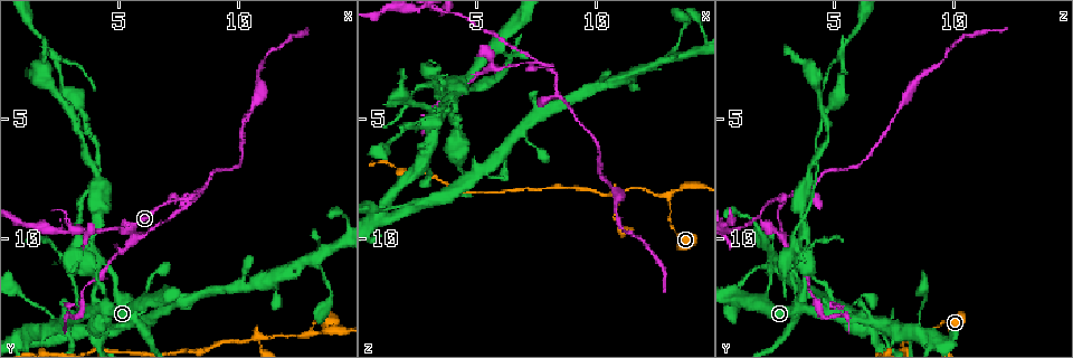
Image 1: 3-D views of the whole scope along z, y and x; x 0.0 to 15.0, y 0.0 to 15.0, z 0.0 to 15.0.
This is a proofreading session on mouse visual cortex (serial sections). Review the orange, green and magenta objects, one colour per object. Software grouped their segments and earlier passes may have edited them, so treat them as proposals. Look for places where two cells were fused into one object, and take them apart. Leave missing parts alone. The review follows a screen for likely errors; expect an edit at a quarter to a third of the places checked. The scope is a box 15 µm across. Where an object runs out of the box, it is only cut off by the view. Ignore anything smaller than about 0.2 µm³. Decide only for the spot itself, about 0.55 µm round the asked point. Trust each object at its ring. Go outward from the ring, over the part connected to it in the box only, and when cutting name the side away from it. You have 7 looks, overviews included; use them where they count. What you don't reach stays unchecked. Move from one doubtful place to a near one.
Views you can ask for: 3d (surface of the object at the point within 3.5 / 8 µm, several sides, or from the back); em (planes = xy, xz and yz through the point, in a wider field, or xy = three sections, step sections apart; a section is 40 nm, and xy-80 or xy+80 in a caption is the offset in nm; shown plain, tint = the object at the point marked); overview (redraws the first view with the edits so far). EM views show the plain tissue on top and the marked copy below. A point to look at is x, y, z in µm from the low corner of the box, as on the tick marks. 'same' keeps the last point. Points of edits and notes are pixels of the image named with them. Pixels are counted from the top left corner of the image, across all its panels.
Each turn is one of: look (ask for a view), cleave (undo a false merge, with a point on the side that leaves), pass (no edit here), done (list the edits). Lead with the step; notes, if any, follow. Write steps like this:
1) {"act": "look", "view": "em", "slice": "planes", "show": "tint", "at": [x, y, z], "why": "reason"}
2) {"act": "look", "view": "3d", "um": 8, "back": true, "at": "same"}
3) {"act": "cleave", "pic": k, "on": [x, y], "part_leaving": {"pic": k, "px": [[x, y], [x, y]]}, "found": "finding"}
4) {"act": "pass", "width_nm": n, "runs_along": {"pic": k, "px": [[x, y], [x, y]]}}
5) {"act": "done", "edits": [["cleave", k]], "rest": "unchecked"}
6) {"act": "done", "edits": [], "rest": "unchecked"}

{"act": "look", "view": "3d", "um": 3.5, "at": [4.5, 13.0, 3.3]}

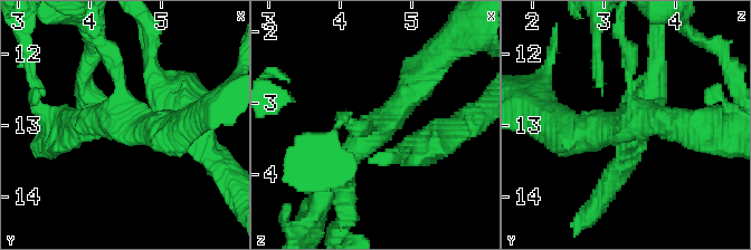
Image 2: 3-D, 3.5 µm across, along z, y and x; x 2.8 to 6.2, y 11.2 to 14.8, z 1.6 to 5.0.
{"act": "look", "view": "em", "slice": "xy", "step": 1, "show": "tint", "at": [4.40, 12.95, 3.40]}

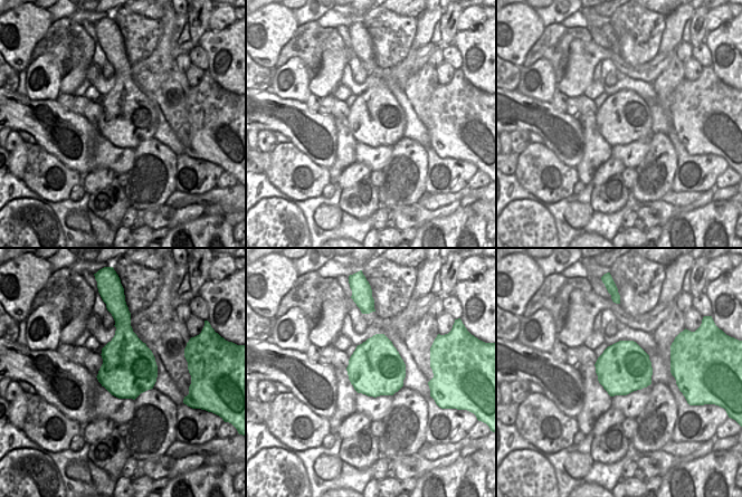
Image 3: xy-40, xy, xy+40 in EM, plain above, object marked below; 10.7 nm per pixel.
{"act": "cleave", "pic": 2, "on": [155, 106], "arm_widths_nm": [150, 350, 400], "found": "two cells meet here"}

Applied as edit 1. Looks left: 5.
{"act": "look", "view": "overview"}

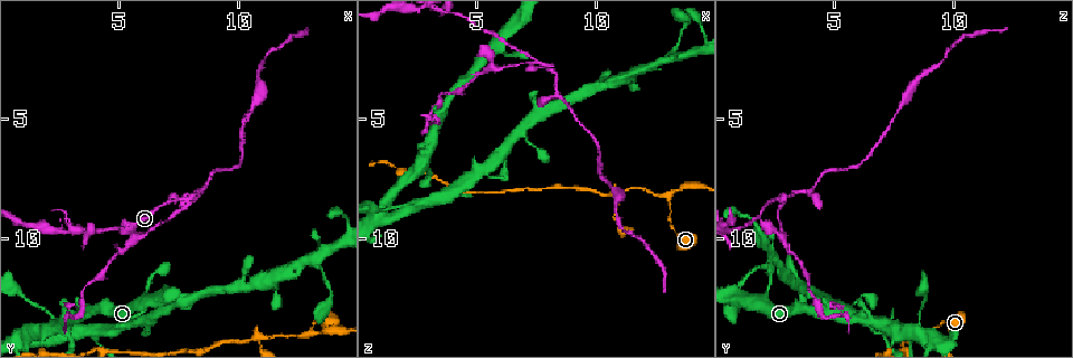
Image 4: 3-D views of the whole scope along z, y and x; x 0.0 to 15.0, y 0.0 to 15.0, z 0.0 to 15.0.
{"act": "look", "view": "3d", "um": 8, "at": [13.1, 14.0, 8.2], "why": "abrupt turn"}

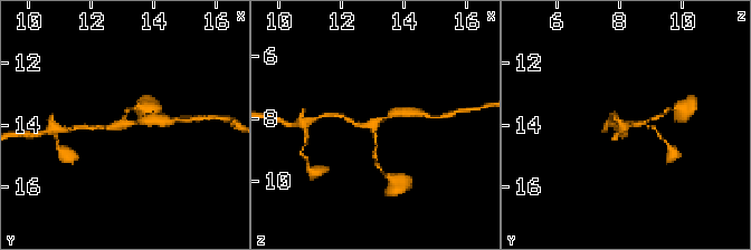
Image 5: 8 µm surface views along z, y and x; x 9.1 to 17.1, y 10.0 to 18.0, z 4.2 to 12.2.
{"act": "look", "view": "3d", "um": 3.5, "at": [13.0, 14.1, 8.3]}

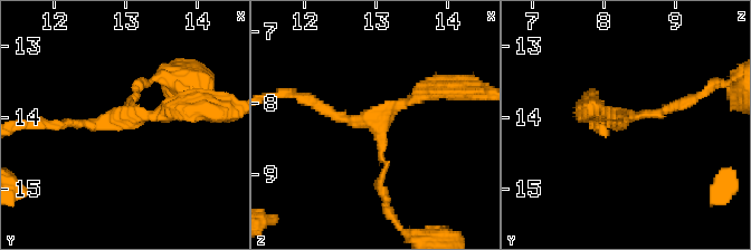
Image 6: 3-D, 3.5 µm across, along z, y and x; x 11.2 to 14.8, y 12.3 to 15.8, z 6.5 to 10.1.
{"act": "pass", "arm_widths_nm": [100, 150, 200], "runs_along": {"pic": 6, "px": [[381, 188], [381, 127], [305, 98]]}, "found": "all the same cell"}

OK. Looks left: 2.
{"act": "look", "view": "3d", "um": 3.5, "at": [10.7, 14.2, 8.1], "why": "arms part here"}

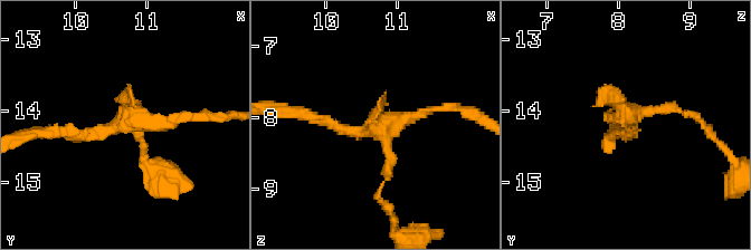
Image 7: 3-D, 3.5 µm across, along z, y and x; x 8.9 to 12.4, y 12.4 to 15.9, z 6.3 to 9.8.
{"act": "look", "view": "em", "slice": "xy", "step": 1, "show": "tint", "at": [10.80, 14.10, 8.15], "why": "need the tissue"}

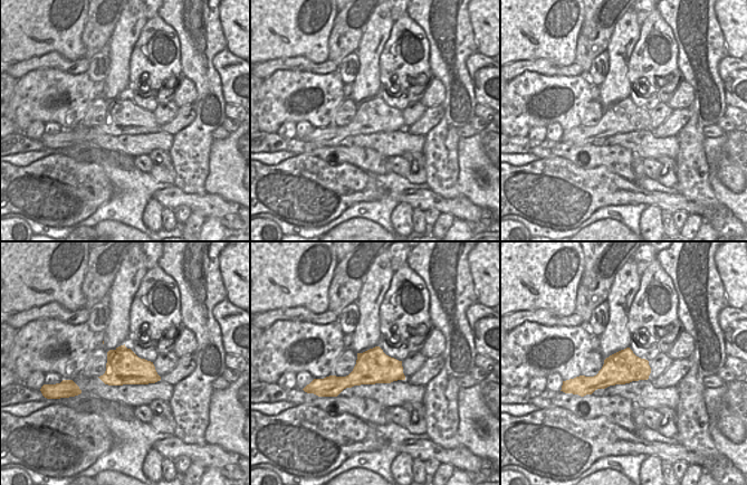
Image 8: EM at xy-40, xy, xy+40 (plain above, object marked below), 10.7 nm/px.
{"act": "pass", "runs_along": {"pic": 7, "px": [[199, 116], [62, 134]]}, "found": "continuous, no second cell"}

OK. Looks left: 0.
{"act": "done", "edits": [["cleave", 2]], "rest": "unchecked"}

